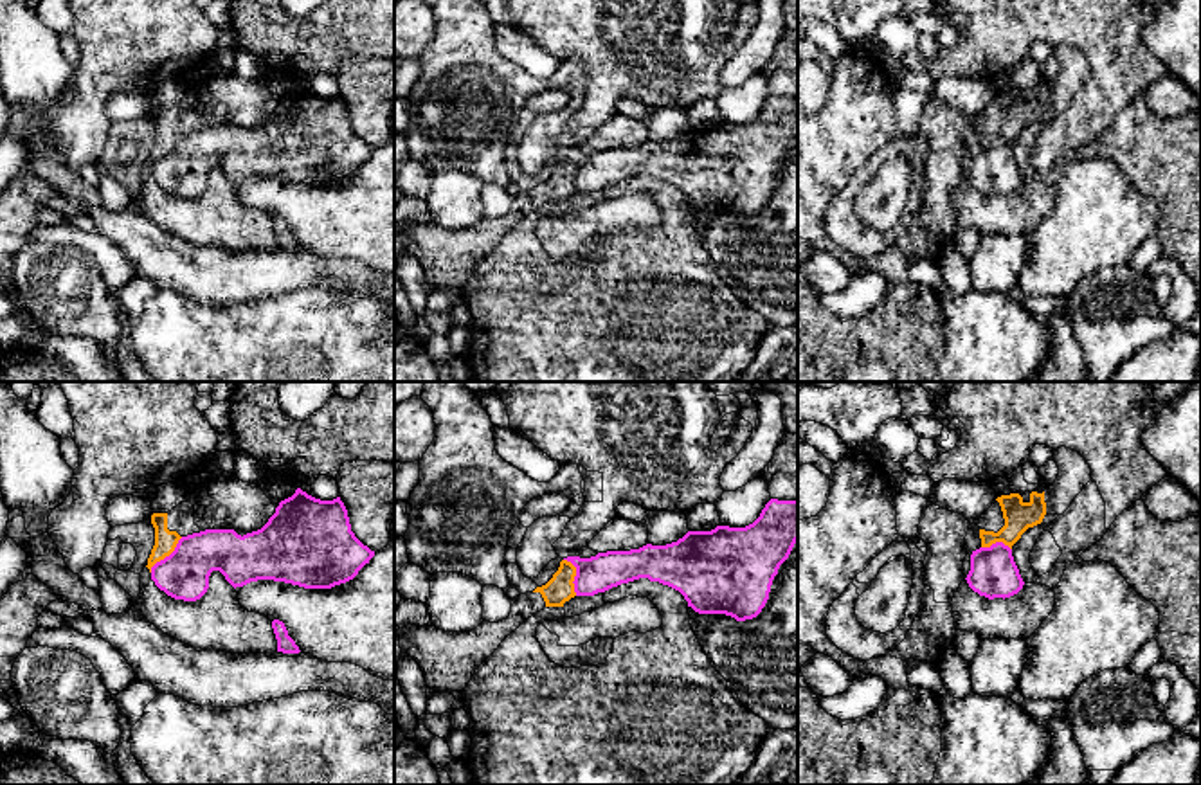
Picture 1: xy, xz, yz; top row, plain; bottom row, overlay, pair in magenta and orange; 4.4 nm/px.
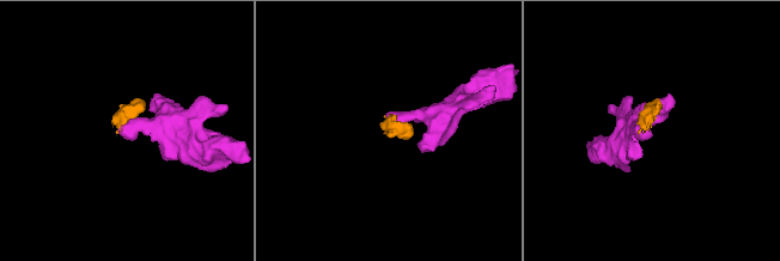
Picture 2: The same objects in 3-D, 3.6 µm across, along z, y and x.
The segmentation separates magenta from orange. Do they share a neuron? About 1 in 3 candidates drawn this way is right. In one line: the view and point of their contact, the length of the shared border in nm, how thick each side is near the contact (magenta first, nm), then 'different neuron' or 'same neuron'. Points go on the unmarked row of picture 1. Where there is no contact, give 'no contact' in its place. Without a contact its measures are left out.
contact xy (166, 153); length 220 nm; calibres 220 and 100 nm; different neuron

